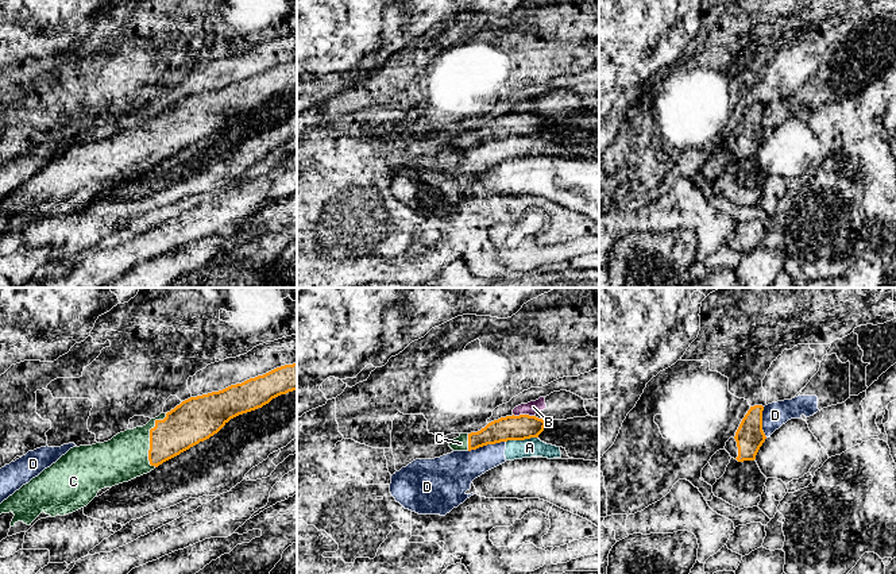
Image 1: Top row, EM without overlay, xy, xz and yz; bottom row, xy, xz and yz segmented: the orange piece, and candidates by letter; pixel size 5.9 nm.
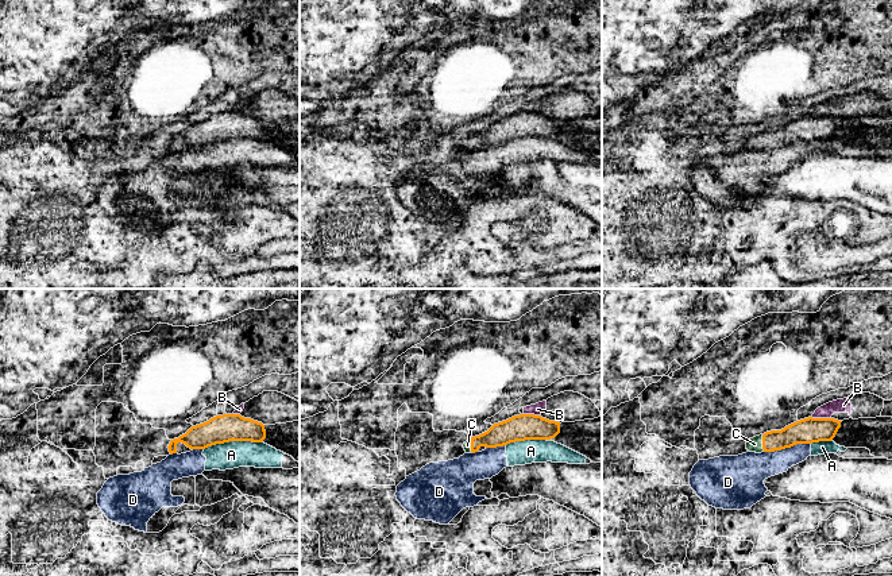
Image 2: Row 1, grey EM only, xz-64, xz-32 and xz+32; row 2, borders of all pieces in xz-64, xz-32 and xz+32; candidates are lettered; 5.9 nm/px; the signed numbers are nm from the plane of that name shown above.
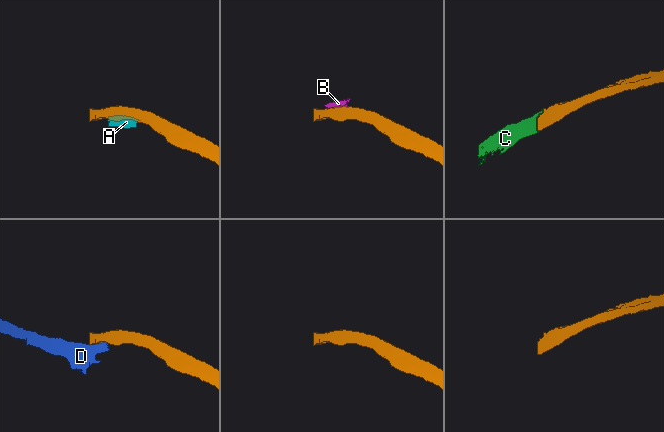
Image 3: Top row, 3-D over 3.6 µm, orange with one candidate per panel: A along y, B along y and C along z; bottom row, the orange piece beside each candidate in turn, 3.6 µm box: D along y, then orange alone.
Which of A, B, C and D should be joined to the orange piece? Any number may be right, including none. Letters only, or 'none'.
C

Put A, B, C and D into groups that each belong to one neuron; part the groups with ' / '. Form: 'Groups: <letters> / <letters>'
Groups: A D / B / C

